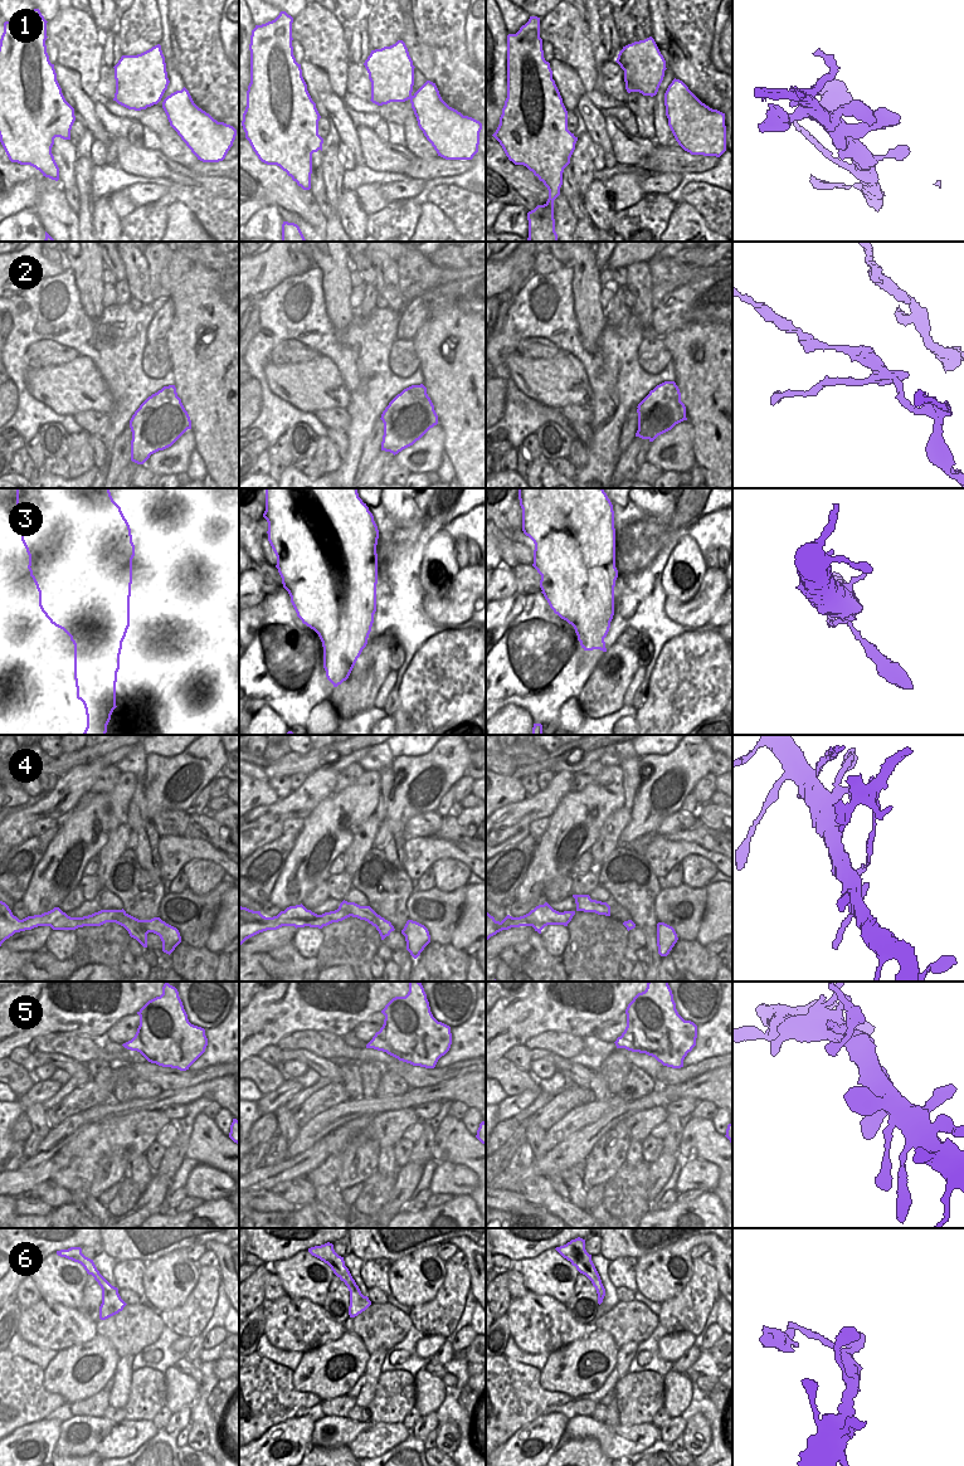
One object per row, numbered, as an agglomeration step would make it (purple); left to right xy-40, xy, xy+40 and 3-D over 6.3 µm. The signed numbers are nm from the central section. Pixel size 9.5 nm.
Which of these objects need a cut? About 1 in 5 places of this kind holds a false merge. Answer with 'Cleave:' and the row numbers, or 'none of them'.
Cleave: 2, 3, 4

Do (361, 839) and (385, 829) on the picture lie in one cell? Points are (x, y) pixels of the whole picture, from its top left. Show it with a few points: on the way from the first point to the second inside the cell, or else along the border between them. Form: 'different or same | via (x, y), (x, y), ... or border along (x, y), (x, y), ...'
different | border along (381, 822), (373, 846)

